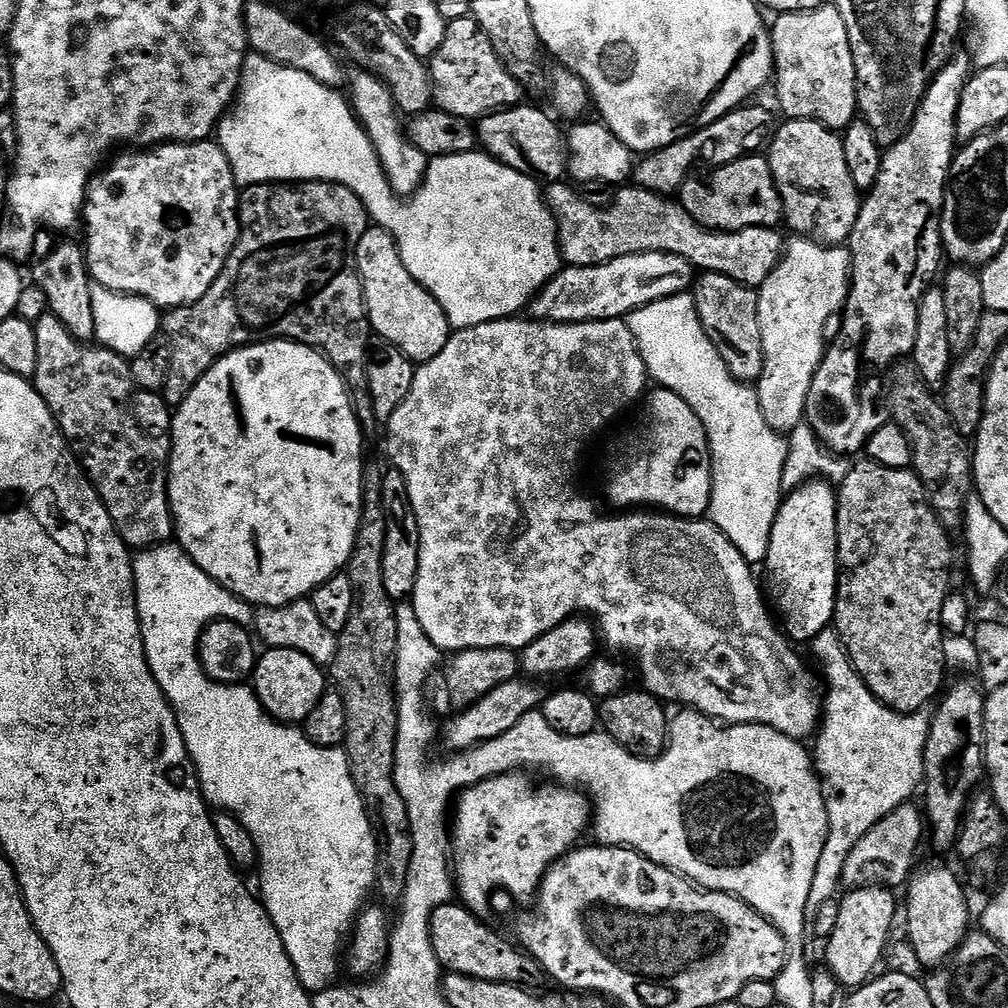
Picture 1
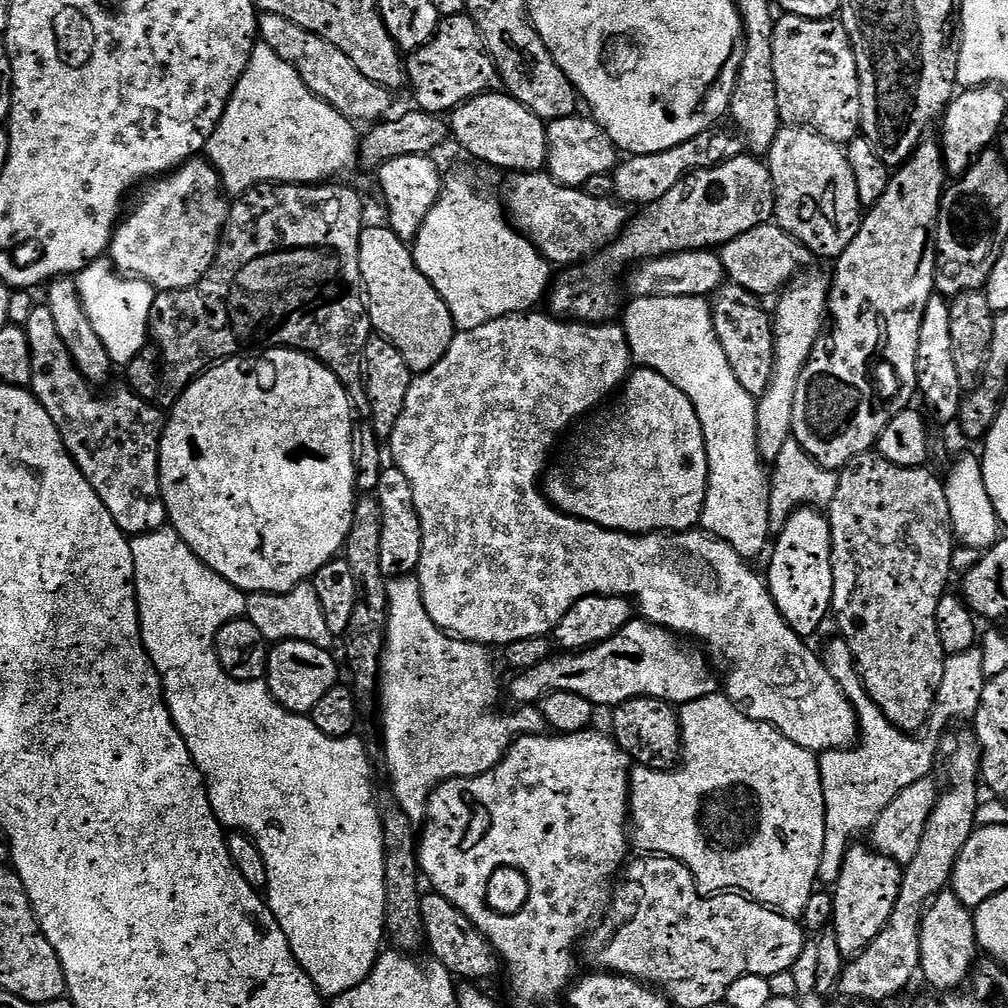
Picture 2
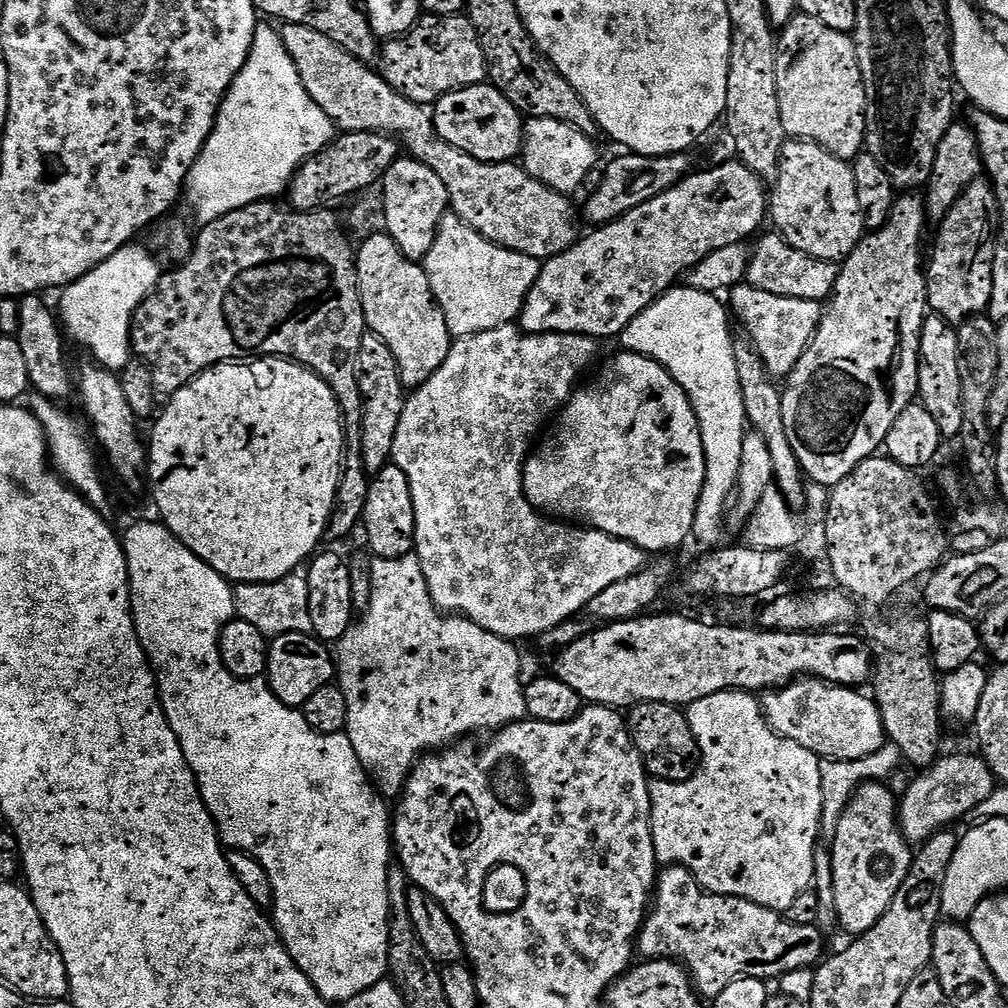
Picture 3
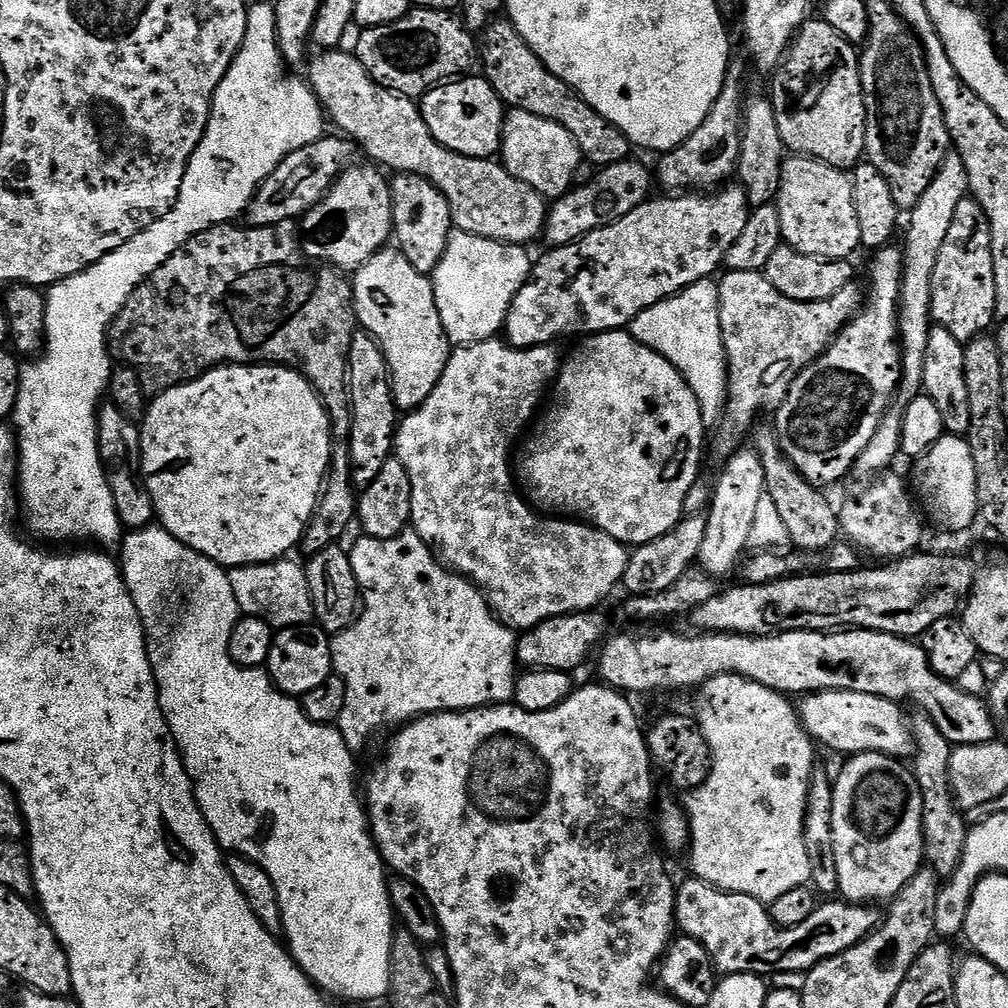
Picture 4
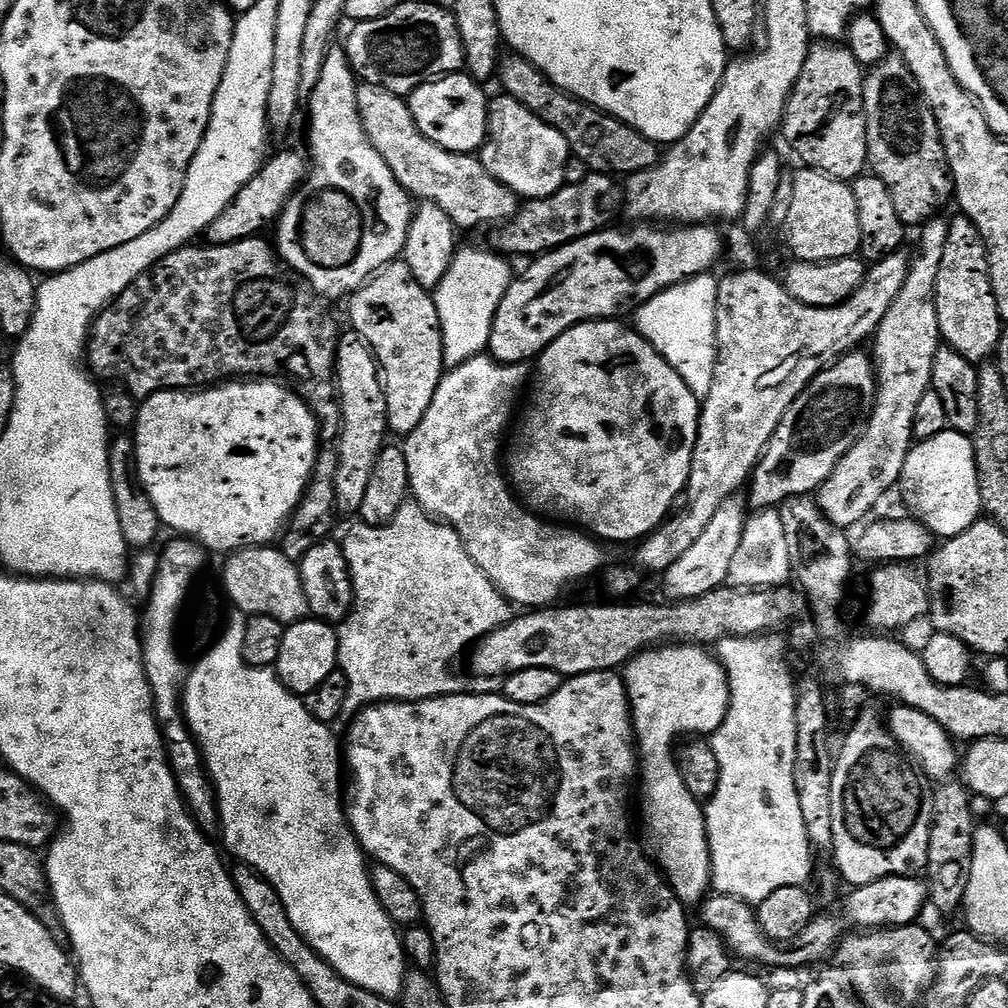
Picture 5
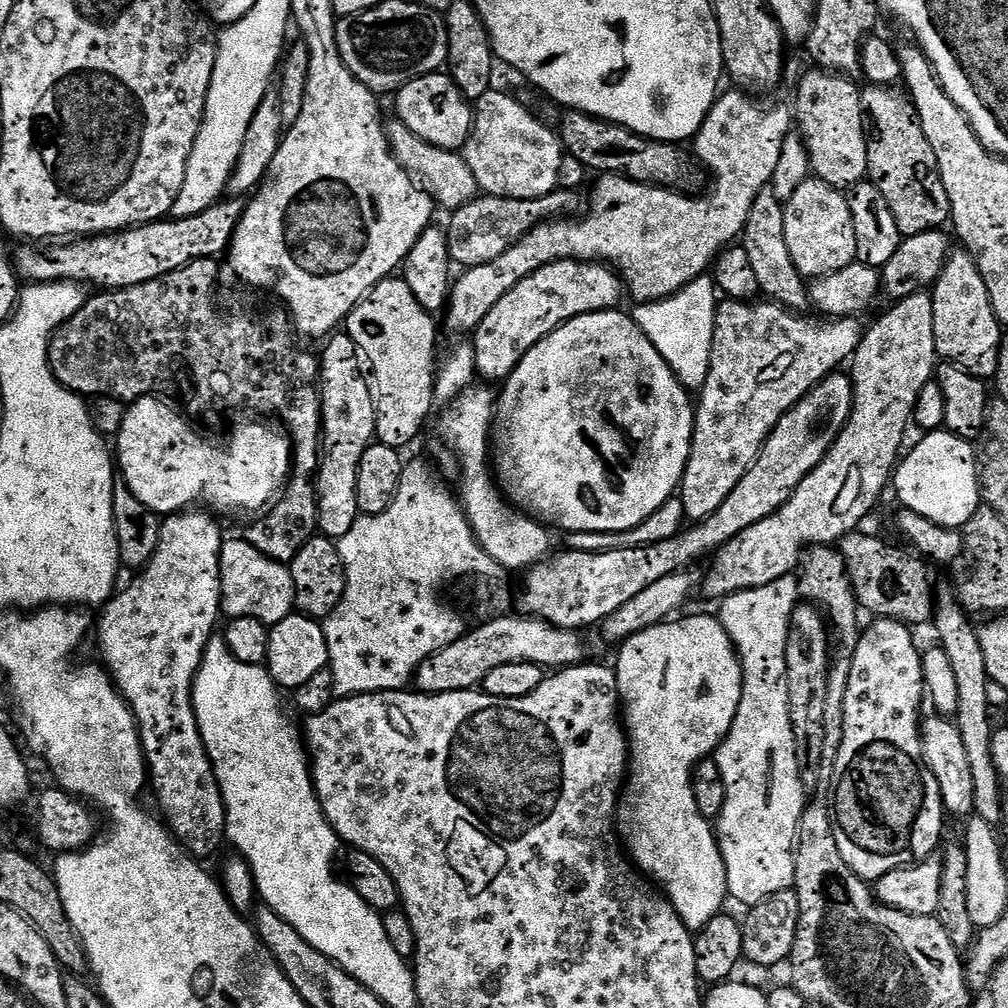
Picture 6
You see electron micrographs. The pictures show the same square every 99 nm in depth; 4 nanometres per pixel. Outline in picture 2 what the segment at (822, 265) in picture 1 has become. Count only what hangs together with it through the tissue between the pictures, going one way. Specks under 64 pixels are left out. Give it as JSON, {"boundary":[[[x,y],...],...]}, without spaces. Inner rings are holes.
{"boundary":[[[805,271],[799,278],[793,280],[779,293],[780,301],[776,304],[776,312],[774,308],[776,333],[774,374],[770,386],[764,391],[764,395],[759,397],[756,405],[758,450],[761,460],[765,462],[776,460],[782,446],[793,437],[794,394],[798,394],[798,378],[804,367],[808,365],[808,359],[812,357],[812,352],[816,349],[826,328],[826,317],[829,315],[830,280],[827,275],[823,276],[822,273],[816,271]]]}

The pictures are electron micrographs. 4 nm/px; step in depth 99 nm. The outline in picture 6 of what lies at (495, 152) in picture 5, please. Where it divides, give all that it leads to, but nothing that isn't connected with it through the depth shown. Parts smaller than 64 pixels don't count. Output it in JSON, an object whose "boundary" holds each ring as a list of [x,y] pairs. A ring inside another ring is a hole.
{"boundary":[[[490,90],[475,101],[472,133],[462,149],[464,161],[476,179],[477,189],[489,196],[537,200],[557,191],[562,141],[555,131],[539,124],[518,101]]]}

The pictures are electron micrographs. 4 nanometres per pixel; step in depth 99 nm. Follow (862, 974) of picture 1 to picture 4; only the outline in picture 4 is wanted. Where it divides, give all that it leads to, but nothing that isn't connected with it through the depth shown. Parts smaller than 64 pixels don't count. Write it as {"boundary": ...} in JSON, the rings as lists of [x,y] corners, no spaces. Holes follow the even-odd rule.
{"boundary":[[[858,752],[849,760],[852,761],[841,770],[840,777],[838,775],[835,777],[832,785],[832,793],[834,794],[834,818],[832,819],[832,825],[834,826],[834,862],[838,862],[838,882],[840,883],[838,892],[845,901],[853,904],[876,902],[872,900],[885,900],[885,902],[888,902],[908,885],[910,878],[914,878],[914,874],[919,872],[925,863],[922,790],[918,786],[915,775],[911,771],[904,772],[903,766],[900,765],[903,763],[895,756],[884,756],[881,752]]]}

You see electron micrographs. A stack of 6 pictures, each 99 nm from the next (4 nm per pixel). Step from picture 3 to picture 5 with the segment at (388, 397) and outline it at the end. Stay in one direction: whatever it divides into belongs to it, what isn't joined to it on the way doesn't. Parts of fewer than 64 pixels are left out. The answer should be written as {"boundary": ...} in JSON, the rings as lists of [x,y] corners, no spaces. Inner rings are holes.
{"boundary":[[[348,330],[341,335],[340,345],[336,347],[335,370],[340,413],[344,416],[344,429],[338,438],[340,471],[367,474],[374,470],[374,462],[378,462],[378,454],[386,446],[384,435],[389,435],[390,429],[380,369],[372,347],[357,332]]]}

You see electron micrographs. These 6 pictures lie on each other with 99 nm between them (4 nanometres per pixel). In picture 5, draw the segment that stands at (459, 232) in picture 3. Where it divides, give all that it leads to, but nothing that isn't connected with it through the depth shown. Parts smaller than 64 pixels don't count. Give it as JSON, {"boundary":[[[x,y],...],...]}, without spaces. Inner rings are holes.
{"boundary":[[[461,247],[456,257],[452,259],[450,270],[446,270],[442,282],[434,289],[434,299],[440,319],[440,335],[444,338],[444,363],[449,369],[462,366],[472,356],[479,356],[485,351],[490,330],[494,326],[494,314],[514,279],[514,271],[512,272],[511,266],[508,265],[511,263],[501,253],[485,248]]]}

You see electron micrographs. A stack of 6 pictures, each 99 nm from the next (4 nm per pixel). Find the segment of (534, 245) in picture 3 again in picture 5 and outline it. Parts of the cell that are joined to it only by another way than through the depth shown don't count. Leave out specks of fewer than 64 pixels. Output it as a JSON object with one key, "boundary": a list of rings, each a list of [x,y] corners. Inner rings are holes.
{"boundary":[[[361,83],[356,89],[356,101],[364,132],[374,150],[382,154],[386,166],[390,166],[393,178],[413,197],[442,206],[457,229],[476,228],[479,224],[496,226],[512,220],[520,212],[521,197],[502,186],[502,182],[488,173],[475,155],[448,152],[430,142],[430,138],[418,130],[408,109],[407,99],[401,93],[387,92],[385,88]]]}

